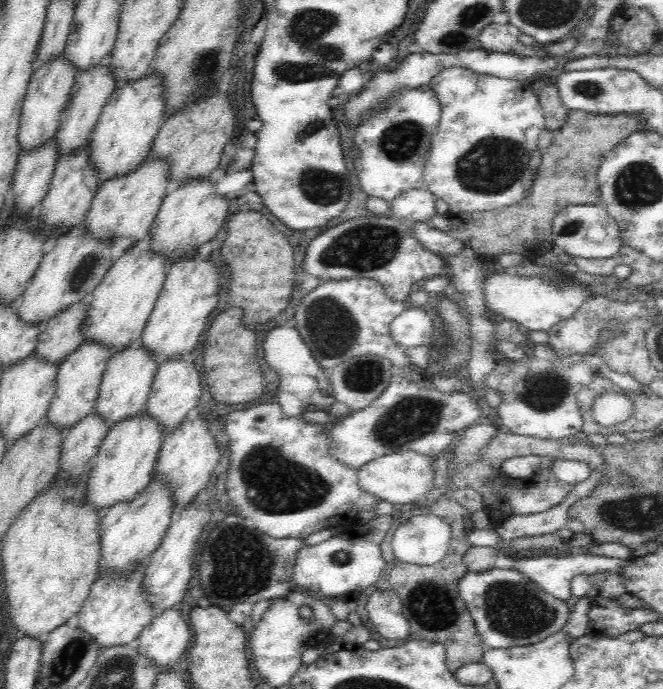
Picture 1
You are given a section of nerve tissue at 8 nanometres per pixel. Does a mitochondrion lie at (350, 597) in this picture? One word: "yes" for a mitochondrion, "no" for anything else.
no

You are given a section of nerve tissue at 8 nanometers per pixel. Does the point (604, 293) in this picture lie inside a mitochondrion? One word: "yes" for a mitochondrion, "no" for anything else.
no

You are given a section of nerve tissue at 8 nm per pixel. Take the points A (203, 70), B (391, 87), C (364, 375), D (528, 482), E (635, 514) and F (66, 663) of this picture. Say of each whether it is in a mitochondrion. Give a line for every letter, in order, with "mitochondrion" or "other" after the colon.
A: mitochondrion
B: other
C: mitochondrion
D: other
E: mitochondrion
F: mitochondrion

